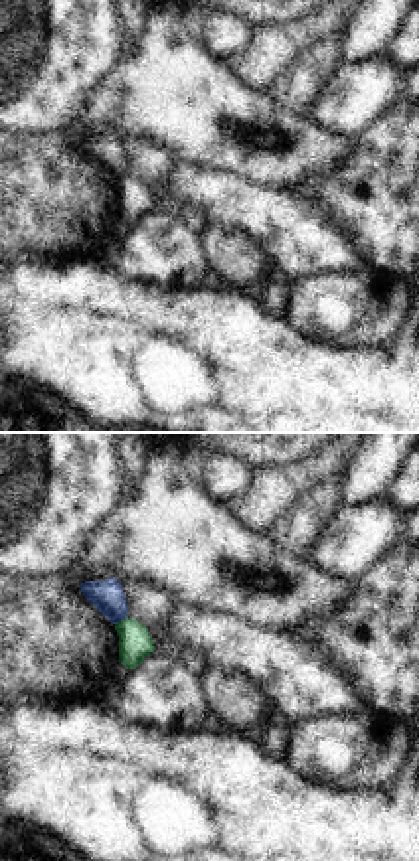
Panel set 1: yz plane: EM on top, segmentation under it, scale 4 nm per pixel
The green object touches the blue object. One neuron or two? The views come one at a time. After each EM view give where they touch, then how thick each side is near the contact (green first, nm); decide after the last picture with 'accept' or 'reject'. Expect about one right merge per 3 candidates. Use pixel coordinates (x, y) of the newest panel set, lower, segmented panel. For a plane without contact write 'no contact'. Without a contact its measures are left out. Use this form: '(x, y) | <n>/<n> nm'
(121, 621) | 140/140 nm

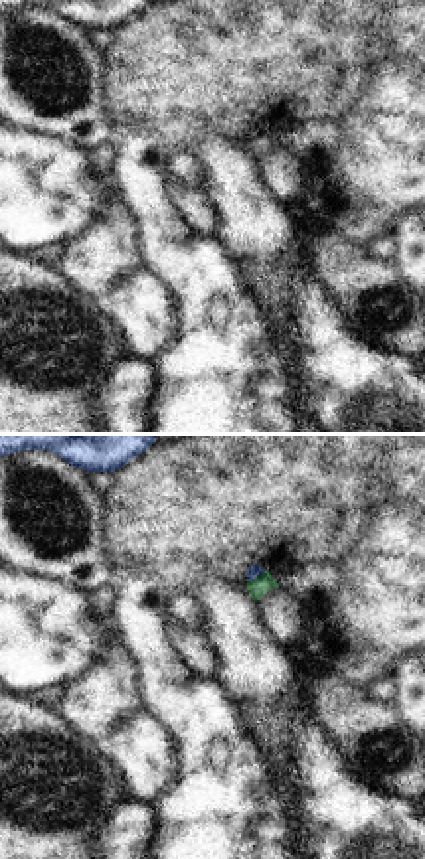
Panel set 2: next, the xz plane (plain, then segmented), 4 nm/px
(259, 575) | 80/50 nm

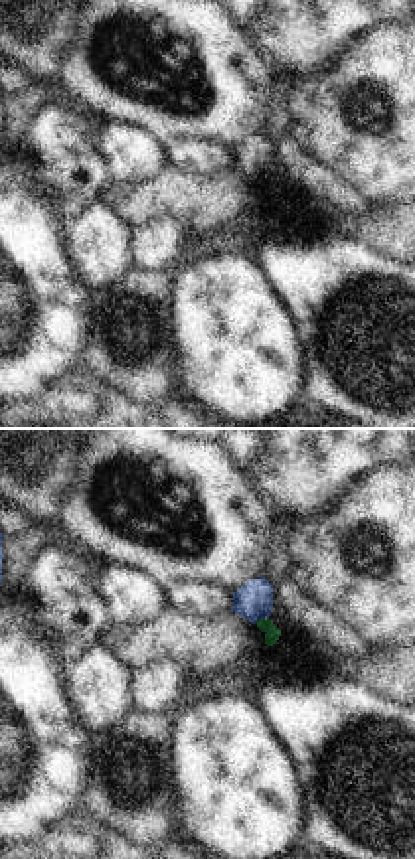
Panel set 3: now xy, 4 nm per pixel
(261, 619) | 60/160 nm

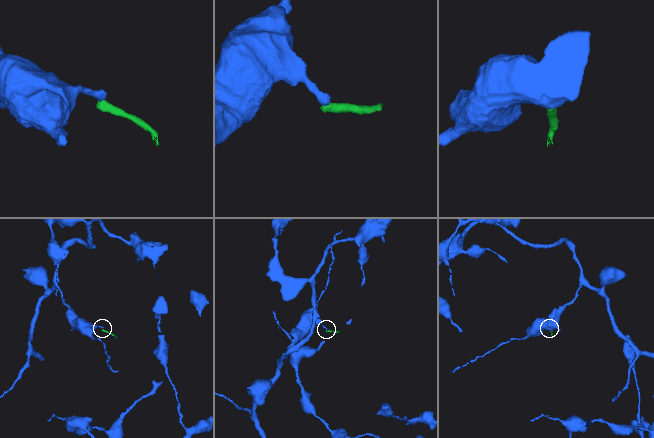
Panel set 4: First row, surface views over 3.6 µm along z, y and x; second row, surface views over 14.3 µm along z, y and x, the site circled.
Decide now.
reject

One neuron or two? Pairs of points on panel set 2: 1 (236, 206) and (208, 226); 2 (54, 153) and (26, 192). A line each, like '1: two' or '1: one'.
1: two
2: one

